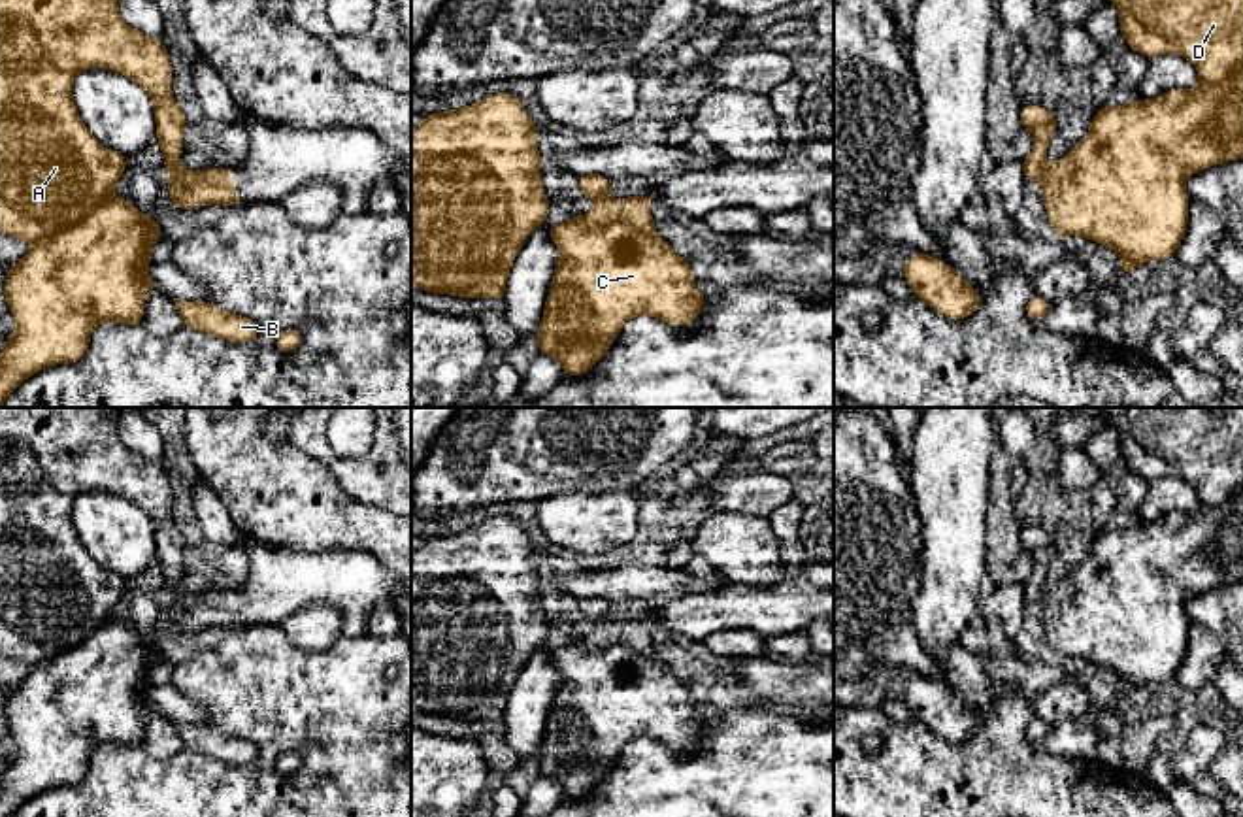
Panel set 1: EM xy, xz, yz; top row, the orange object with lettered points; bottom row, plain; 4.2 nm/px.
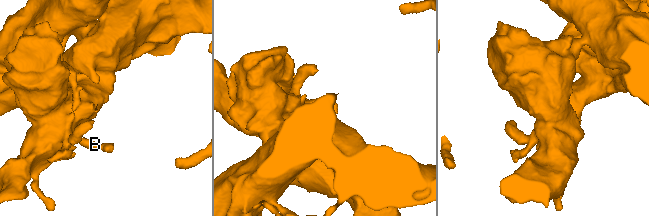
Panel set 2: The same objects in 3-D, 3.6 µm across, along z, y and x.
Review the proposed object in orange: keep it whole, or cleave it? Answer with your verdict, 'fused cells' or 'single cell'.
fused cells

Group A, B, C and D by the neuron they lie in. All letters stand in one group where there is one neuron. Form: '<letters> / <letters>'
A B / C D

